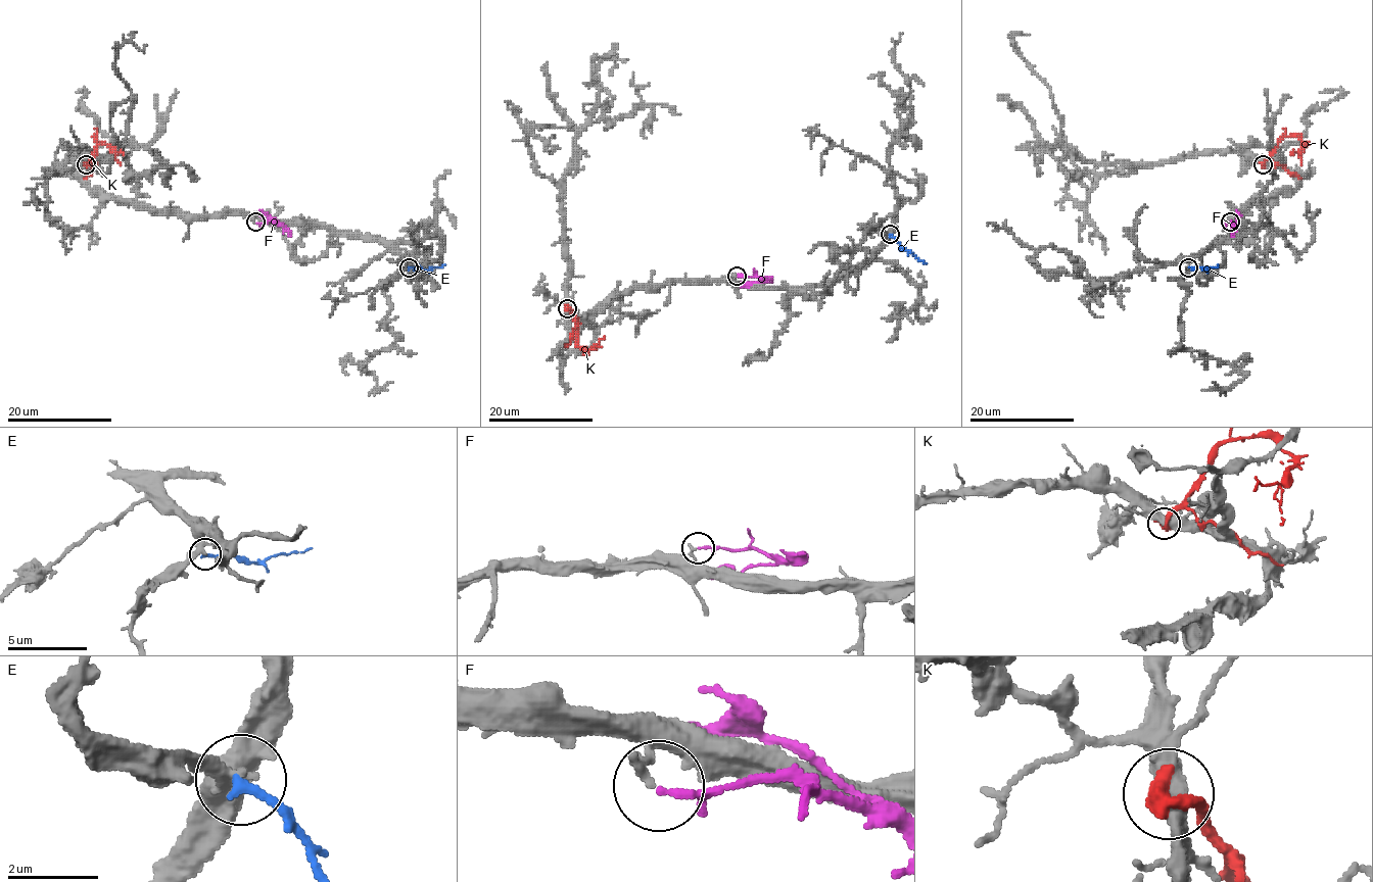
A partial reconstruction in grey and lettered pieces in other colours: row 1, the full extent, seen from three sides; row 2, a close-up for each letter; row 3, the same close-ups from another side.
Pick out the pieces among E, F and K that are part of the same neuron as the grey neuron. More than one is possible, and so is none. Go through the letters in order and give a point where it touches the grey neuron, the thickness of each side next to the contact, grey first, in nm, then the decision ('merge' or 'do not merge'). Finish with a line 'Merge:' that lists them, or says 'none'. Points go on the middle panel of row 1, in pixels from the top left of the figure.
E: meets grey at (890, 234); 260 nm thick on the grey side, 240 nm on the other; do not merge
F: meets grey at (737, 276); 190 nm thick on the grey side, 120 nm on the other; do not merge
K: meets grey at (567, 308); 480 nm thick on the grey side, 480 nm on the other; do not merge
Merge: none

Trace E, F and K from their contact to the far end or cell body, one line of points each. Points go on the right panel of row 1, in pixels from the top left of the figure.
E: (1188, 267), (1206, 271), (1218, 265)
F: (1230, 222), (1234, 224), (1238, 216), (1236, 210)
K: (1263, 164), (1278, 141), (1296, 136), (1306, 145), (1300, 153), (1300, 164)

